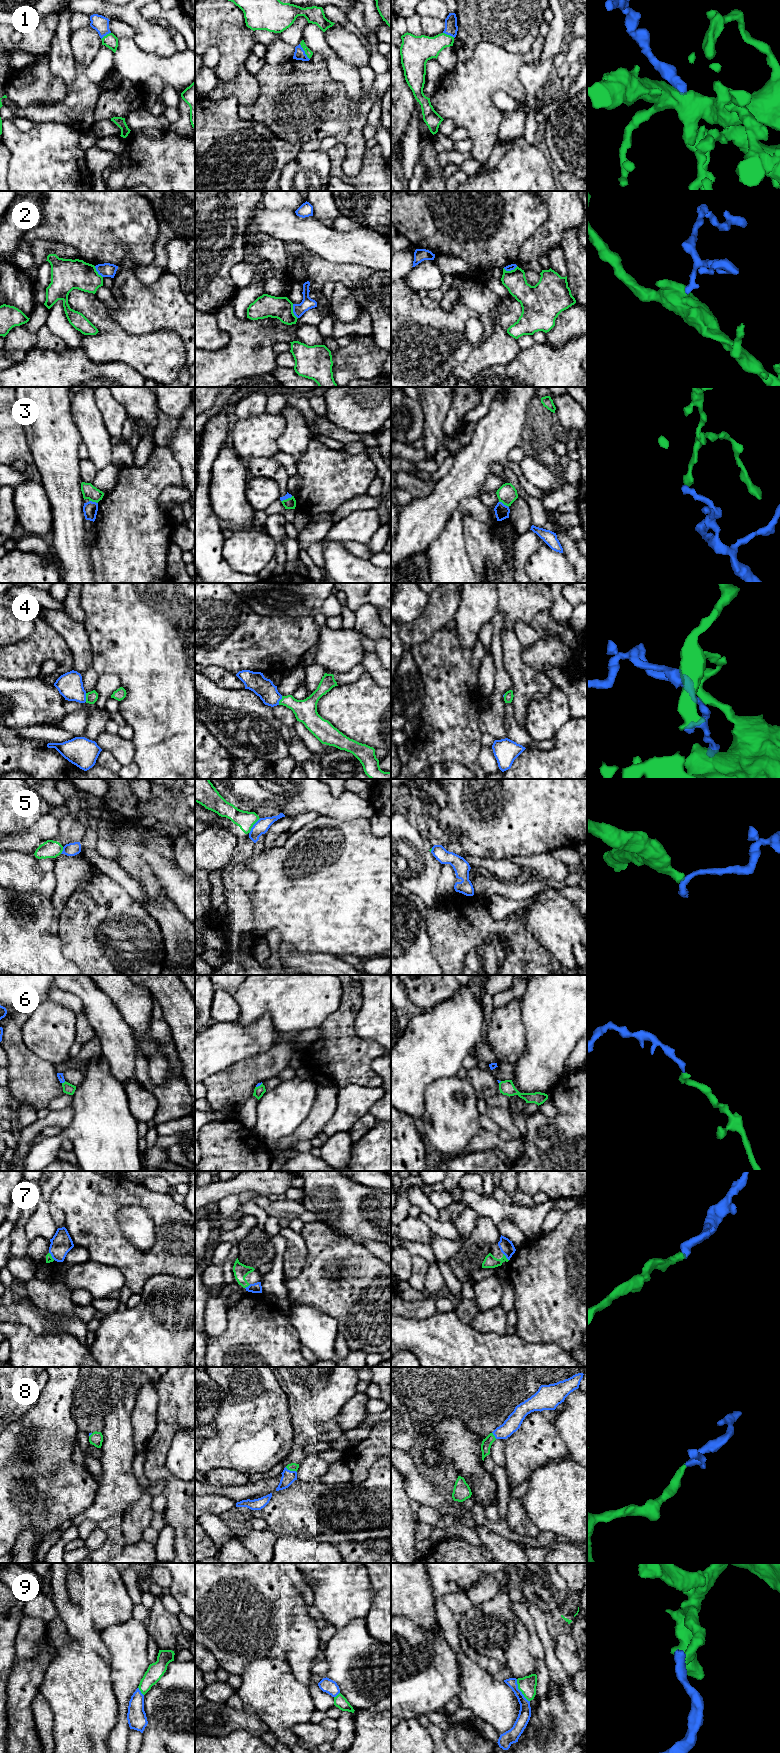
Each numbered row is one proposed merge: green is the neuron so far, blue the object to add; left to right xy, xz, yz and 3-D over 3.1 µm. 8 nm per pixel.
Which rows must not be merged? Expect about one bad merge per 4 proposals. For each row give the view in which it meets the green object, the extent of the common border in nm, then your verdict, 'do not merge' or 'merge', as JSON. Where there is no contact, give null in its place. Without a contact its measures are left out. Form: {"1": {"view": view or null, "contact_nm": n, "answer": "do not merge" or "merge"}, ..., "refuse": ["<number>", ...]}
{"1": {"view": "xz", "contact_nm": 150, "answer": "merge"}, "2": {"view": "xz", "contact_nm": 130, "answer": "do not merge"}, "3": {"view": "yz", "contact_nm": 90, "answer": "do not merge"}, "4": {"view": "xy", "contact_nm": 70, "answer": "merge"}, "5": {"view": "xz", "contact_nm": 160, "answer": "do not merge"}, "6": {"view": "xz", "contact_nm": 70, "answer": "merge"}, "7": {"view": "yz", "contact_nm": 80, "answer": "merge"}, "8": {"view": "xz", "contact_nm": 100, "answer": "merge"}, "9": {"view": "yz", "contact_nm": 220, "answer": "do not merge"}, "refuse": ["2", "3", "5", "9"]}

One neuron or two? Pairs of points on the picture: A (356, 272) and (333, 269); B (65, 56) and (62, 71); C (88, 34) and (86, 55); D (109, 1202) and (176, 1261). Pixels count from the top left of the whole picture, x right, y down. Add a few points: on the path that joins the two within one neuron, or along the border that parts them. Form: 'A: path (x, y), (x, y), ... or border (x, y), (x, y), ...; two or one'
A: path (350, 272), (339, 272); one
B: path (62, 60), (62, 67); one
C: path (87, 39), (86, 50); one
D: path (109, 1227), (109, 1234), (136, 1261), (151, 1261); one

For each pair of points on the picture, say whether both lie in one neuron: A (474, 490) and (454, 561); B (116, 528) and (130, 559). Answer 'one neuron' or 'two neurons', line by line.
A: two neurons
B: one neuron

